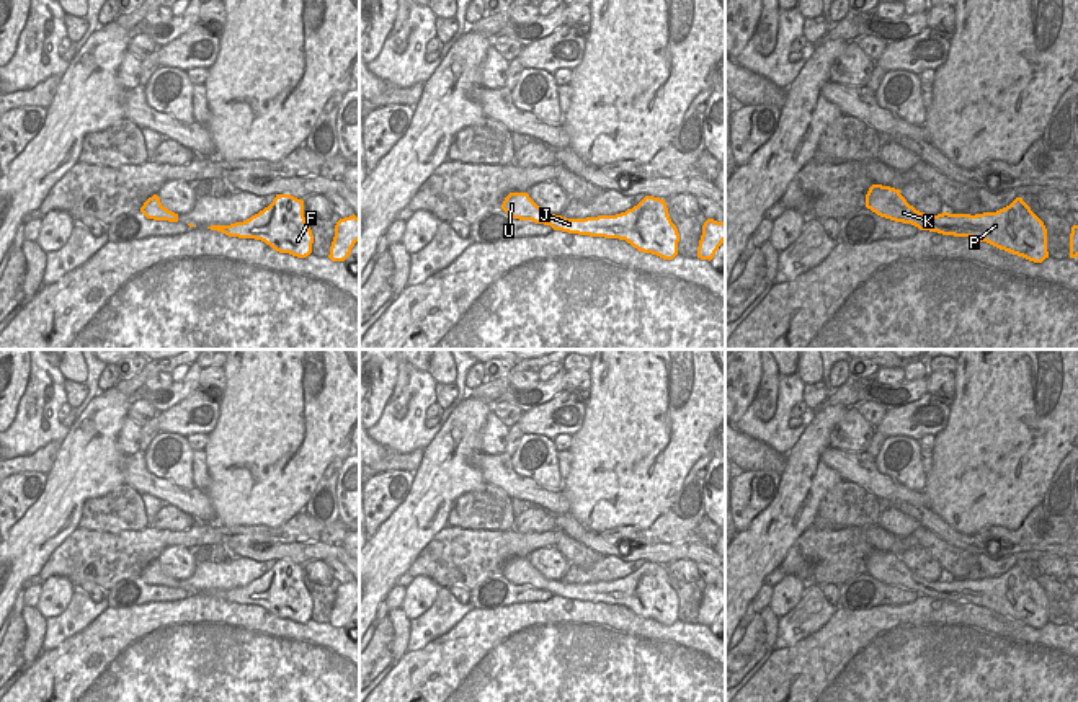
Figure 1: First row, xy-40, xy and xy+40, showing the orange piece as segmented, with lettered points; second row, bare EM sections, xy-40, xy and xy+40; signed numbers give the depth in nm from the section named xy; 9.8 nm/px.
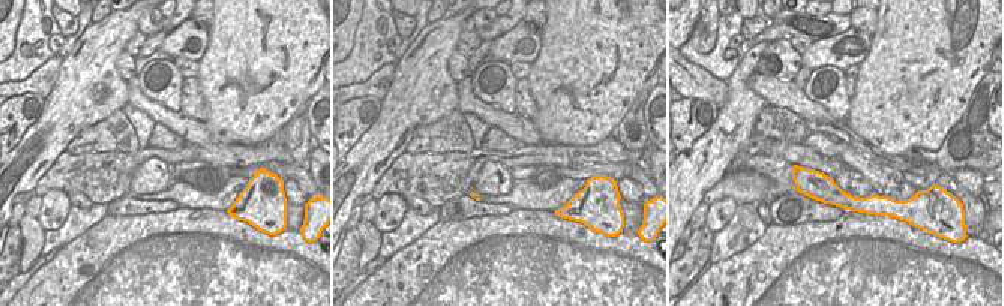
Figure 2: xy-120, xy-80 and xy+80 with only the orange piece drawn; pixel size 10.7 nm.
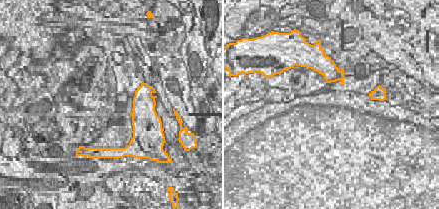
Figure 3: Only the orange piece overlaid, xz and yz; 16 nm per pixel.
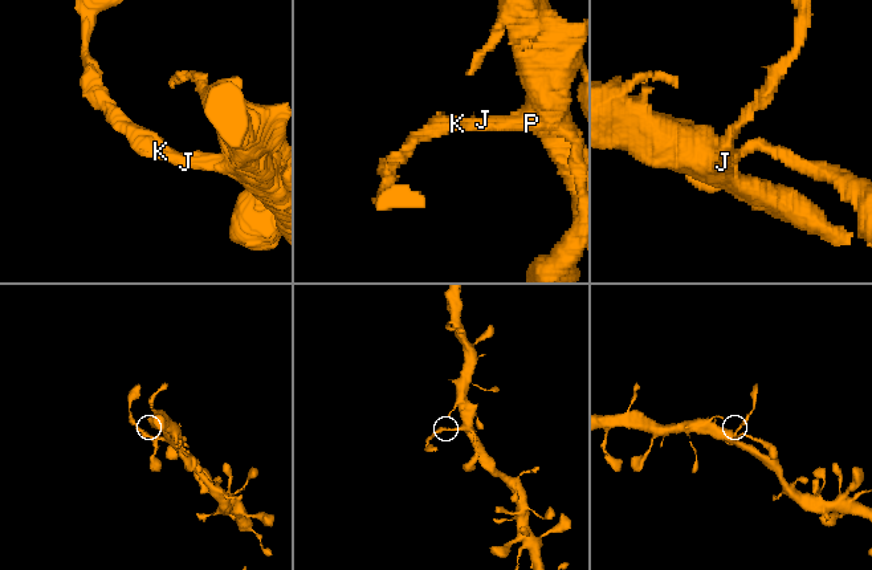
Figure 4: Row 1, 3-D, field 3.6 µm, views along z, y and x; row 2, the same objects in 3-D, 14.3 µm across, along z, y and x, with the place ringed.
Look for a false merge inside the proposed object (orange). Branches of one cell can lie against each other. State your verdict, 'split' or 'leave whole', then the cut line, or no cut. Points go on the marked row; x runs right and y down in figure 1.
split; cut in xy along (614, 216), (613, 224), (603, 235)

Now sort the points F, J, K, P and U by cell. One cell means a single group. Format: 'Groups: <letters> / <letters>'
Groups: F P / J K U

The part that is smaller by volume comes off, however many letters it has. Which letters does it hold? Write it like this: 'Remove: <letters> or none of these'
Remove: J, K, U

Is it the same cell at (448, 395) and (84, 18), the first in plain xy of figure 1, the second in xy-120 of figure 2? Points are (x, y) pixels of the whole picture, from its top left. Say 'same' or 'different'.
different

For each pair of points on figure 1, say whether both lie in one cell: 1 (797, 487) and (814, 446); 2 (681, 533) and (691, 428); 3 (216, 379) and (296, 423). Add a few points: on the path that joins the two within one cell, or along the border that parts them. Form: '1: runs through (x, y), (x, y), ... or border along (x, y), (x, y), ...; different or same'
1: runs through (801, 477), (804, 456); same
2: border along (670, 508), (647, 528), (636, 528); different
3: border along (224, 368), (226, 389), (219, 402); different

